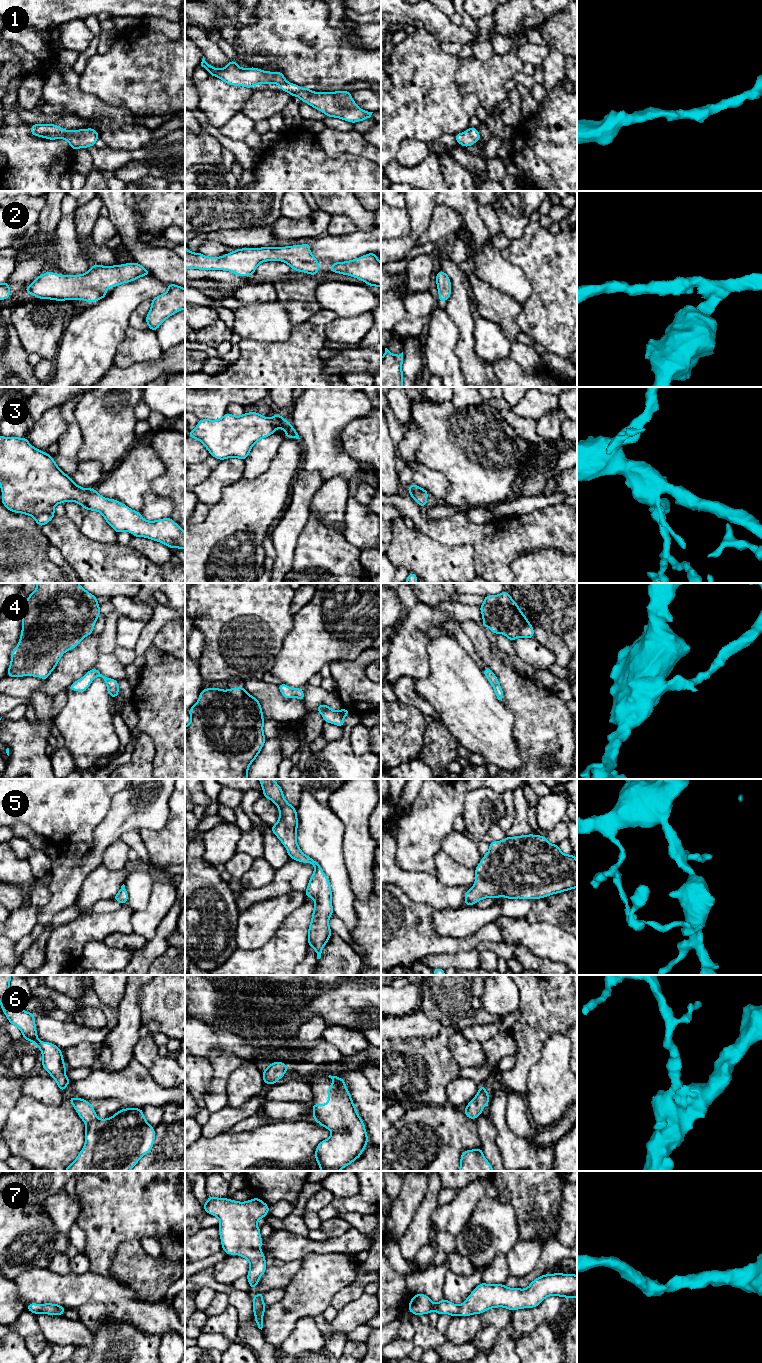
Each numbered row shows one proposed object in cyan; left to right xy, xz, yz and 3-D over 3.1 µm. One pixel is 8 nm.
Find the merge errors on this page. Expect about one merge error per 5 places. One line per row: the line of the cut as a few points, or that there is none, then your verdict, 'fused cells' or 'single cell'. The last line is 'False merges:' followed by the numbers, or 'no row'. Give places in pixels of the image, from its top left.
1: cut none; single cell
2: cut none; single cell
3: cut none; single cell
4: cut none; single cell
5: cut none; single cell
6: cut none; single cell
7: cut none; single cell
False merges: no row

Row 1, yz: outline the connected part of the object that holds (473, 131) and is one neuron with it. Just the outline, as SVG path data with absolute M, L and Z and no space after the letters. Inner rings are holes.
M469 127L468 130L455 135L455 139L460 145L469 147L480 141L480 134L477 128Z

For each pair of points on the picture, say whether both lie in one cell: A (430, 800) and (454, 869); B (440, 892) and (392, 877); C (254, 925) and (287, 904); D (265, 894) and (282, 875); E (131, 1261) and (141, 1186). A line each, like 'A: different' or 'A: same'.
A: different
B: same
C: same
D: same
E: different

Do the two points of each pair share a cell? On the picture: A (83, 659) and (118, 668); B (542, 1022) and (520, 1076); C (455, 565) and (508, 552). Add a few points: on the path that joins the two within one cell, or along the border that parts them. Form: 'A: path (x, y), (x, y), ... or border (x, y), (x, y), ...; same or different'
A: border (100, 653), (93, 667); different
B: path (530, 1035), (529, 1051), (523, 1063); same
C: border (457, 544), (469, 544), (471, 546), (476, 572); different

